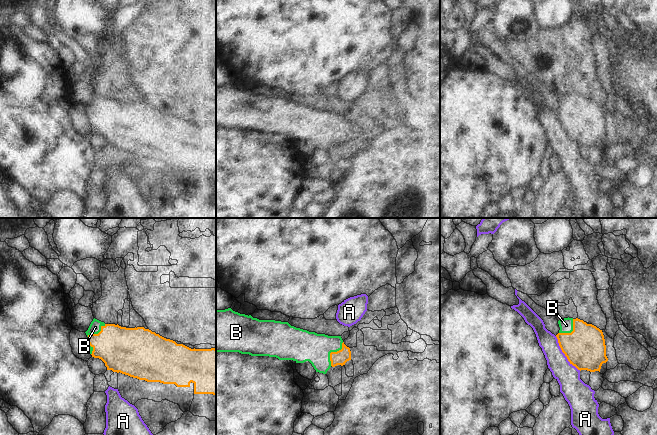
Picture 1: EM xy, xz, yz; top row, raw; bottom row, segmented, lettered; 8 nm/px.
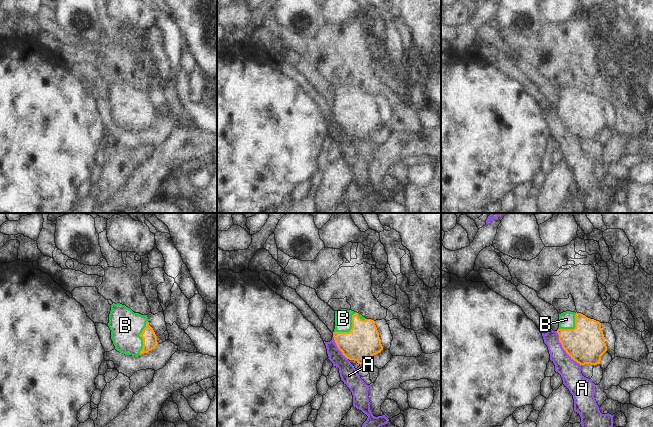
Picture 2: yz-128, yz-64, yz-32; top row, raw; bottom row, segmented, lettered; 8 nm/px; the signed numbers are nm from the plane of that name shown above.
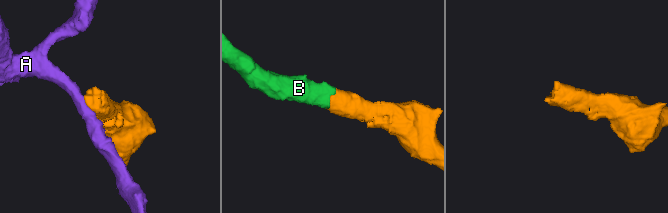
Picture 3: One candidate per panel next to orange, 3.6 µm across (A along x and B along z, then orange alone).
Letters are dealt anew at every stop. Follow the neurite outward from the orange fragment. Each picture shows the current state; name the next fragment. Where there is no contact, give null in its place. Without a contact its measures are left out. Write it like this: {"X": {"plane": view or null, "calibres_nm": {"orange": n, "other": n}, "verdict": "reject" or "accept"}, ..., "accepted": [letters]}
{"A": {"plane": "yz", "calibres_nm": {"orange": 320, "other": 190}, "verdict": "reject"}, "B": {"plane": "xz", "calibres_nm": {"orange": 120, "other": 260}, "verdict": "accept"}, "accepted": ["B"]}

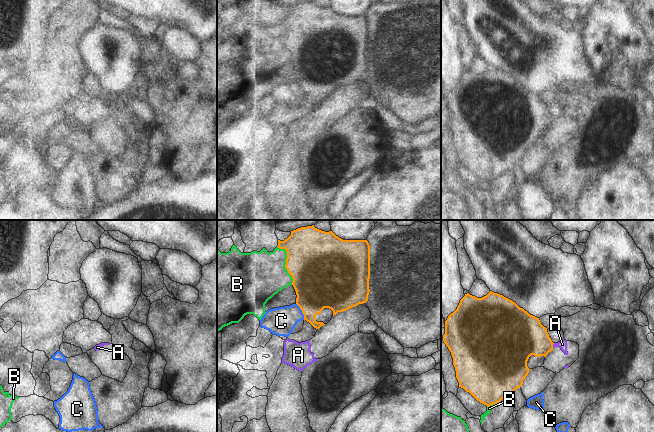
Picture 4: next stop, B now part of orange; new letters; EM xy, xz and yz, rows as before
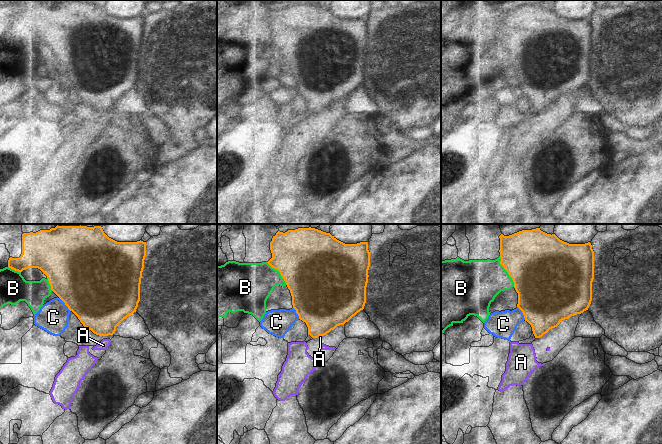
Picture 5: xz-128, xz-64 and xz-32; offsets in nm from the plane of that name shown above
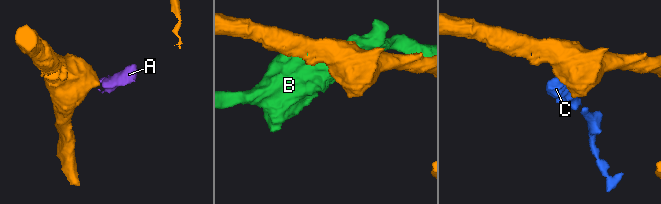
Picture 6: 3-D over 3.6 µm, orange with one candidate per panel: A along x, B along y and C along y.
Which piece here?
{"A": {"plane": "yz", "calibres_nm": {"orange": 340, "other": 70}, "verdict": "reject"}, "B": {"plane": "xz", "calibres_nm": {"orange": 480, "other": 400}, "verdict": "reject"}, "C": {"plane": "xz", "calibres_nm": {"orange": 380, "other": 220}, "verdict": "reject"}, "accepted": []}

